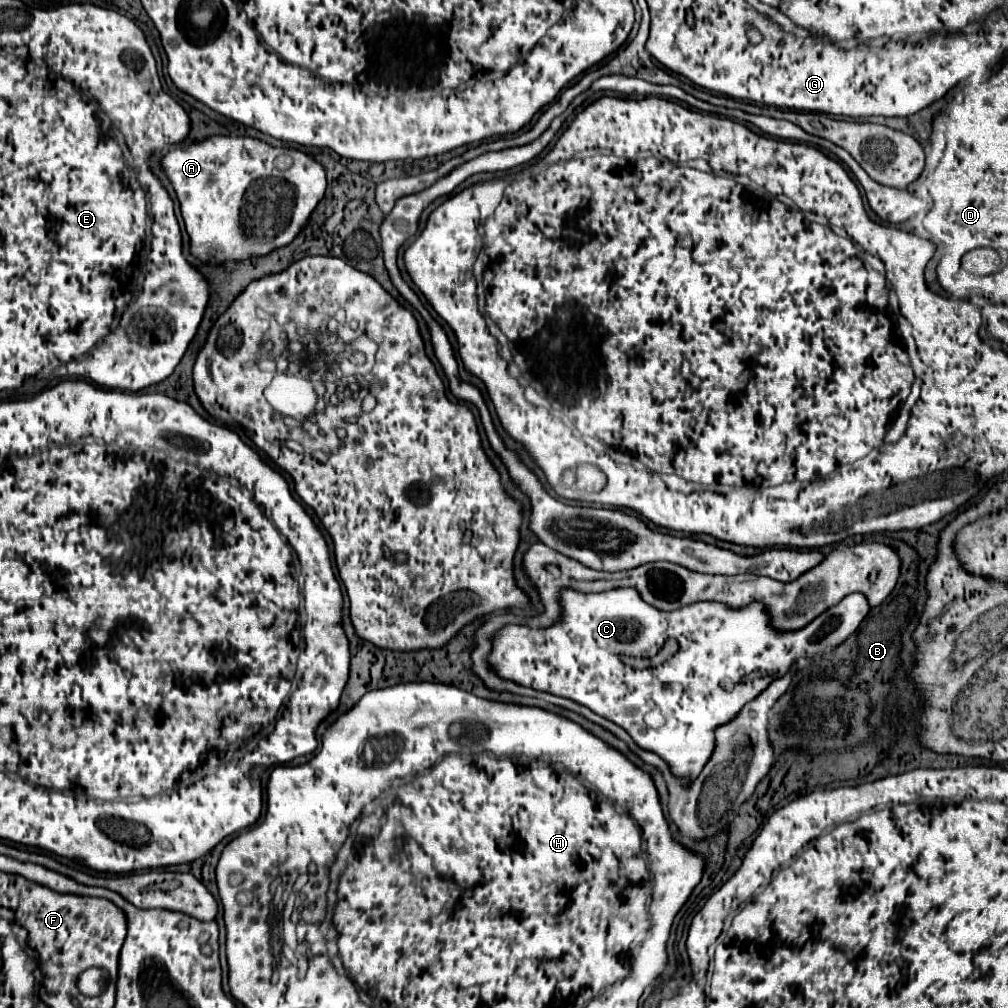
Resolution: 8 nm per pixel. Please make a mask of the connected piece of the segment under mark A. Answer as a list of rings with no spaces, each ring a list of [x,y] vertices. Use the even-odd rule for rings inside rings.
[[[213,135],[187,147],[177,145],[161,157],[161,167],[169,183],[173,185],[181,205],[181,217],[189,233],[189,253],[205,265],[225,265],[227,261],[241,263],[247,259],[265,257],[275,249],[287,247],[307,225],[313,209],[323,199],[327,187],[323,165],[309,155],[293,149],[271,147],[251,137]],[[283,153],[293,157],[293,165],[285,171],[279,171],[273,161],[277,155]]]

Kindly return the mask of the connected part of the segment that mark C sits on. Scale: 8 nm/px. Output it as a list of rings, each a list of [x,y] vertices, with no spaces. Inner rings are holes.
[[[617,587],[611,591],[603,591],[603,593],[581,593],[575,589],[561,589],[561,597],[559,597],[559,605],[561,605],[561,617],[557,623],[553,623],[553,627],[527,627],[527,625],[503,625],[493,637],[491,637],[491,653],[487,657],[489,667],[493,669],[495,675],[513,681],[517,685],[523,687],[531,687],[535,691],[545,691],[557,697],[565,697],[571,699],[583,707],[589,707],[593,713],[597,713],[599,717],[605,717],[609,721],[613,721],[615,725],[623,727],[631,739],[647,751],[657,753],[665,763],[669,763],[669,769],[675,777],[679,779],[687,779],[693,781],[699,773],[701,767],[705,767],[705,763],[709,761],[709,757],[713,755],[715,749],[715,729],[721,725],[727,725],[727,721],[733,721],[733,717],[737,717],[737,713],[749,703],[753,701],[753,697],[757,697],[761,691],[765,691],[769,687],[769,683],[773,683],[775,679],[783,677],[793,665],[797,665],[799,659],[813,659],[817,653],[823,653],[829,647],[837,647],[841,645],[859,625],[861,621],[867,617],[869,613],[869,605],[867,599],[861,593],[853,593],[847,595],[841,603],[837,603],[835,607],[827,609],[825,613],[821,613],[819,617],[815,617],[809,625],[805,625],[805,629],[797,629],[797,631],[779,631],[771,625],[771,615],[767,611],[767,607],[763,603],[749,603],[741,609],[733,609],[725,603],[715,603],[715,601],[699,601],[693,605],[685,605],[681,609],[675,611],[659,611],[653,609],[649,603],[645,603],[641,599],[641,595],[637,593],[637,589],[629,589],[629,587]]]

